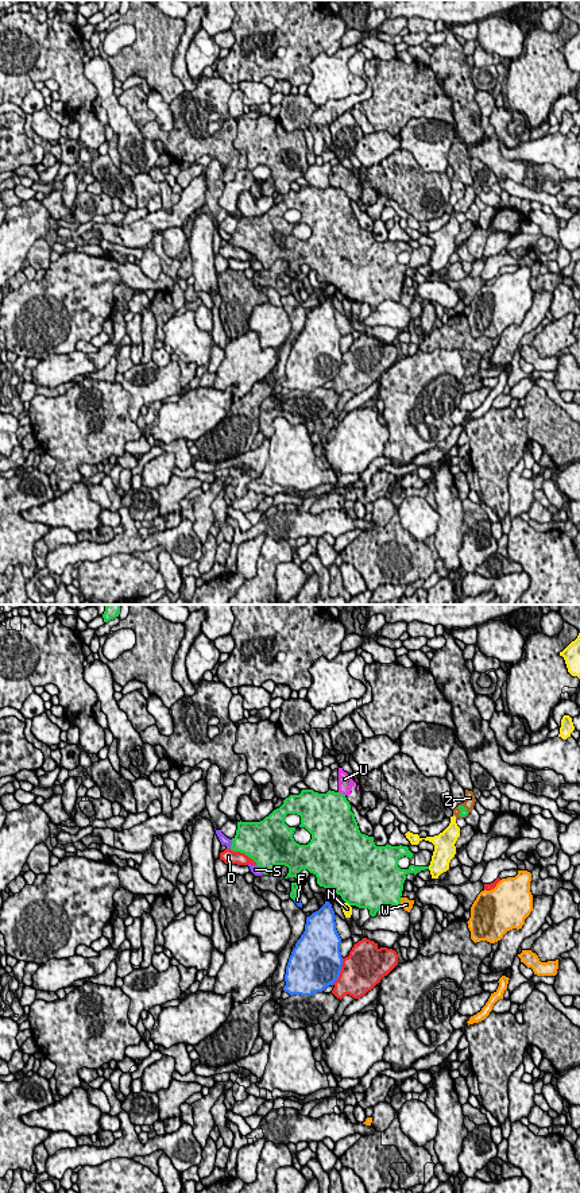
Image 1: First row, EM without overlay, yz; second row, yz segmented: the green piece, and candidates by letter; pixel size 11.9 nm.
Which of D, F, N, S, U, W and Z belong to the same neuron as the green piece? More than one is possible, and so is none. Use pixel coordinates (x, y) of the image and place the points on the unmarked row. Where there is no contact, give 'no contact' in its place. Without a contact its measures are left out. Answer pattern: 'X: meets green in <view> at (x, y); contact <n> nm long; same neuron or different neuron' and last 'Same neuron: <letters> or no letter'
D: meets green in yz at (243, 247); contact 380 nm long; different neuron
F: meets green in yz at (294, 293); contact 70 nm long; different neuron
N: meets green in yz at (348, 298); contact 80 nm long; different neuron
S: meets green in yz at (262, 265); contact 160 nm long; different neuron
U: meets green in yz at (341, 189); contact 100 nm long; different neuron
W: meets green in yz at (399, 297); contact 110 nm long; different neuron
Z: meets green in yz at (464, 203); contact 170 nm long; same neuron
Same neuron: Z

